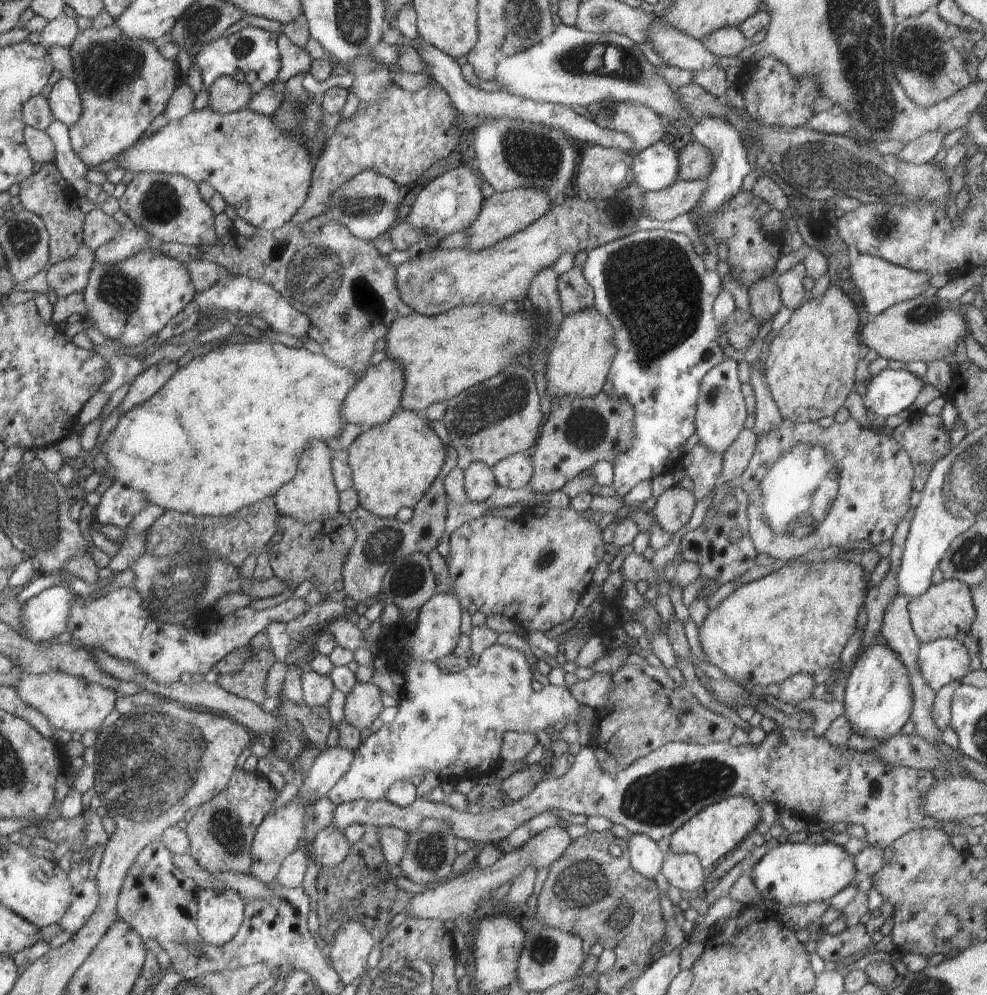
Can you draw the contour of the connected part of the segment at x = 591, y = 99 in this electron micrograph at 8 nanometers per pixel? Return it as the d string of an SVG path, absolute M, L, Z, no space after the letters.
M557 24L550 36L544 37L538 44L513 55L502 57L497 64L494 82L502 93L510 93L539 103L557 105L590 106L591 104L612 99L613 101L634 103L647 106L666 122L689 117L687 109L677 98L674 89L667 86L663 78L655 71L655 66L643 56L634 41L625 35L616 33L587 33L575 26Z

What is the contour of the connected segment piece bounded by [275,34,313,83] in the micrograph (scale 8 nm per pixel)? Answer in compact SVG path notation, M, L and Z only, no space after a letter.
M281 34L279 40L280 72L275 82L287 82L298 73L309 72L313 58L305 48L296 46L287 36Z

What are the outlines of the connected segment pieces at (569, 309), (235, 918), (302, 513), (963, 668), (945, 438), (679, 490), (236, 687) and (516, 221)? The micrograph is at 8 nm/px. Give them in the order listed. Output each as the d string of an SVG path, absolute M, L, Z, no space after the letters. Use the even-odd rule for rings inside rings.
M572 267L560 275L557 289L564 317L578 309L594 309L595 298L592 287L580 269Z
M234 889L196 891L198 905L196 926L201 937L212 946L221 947L237 934L245 909L243 896Z
M310 440L298 460L294 478L276 491L275 505L282 516L292 517L305 525L320 524L328 515L339 512L339 493L333 479L329 446L321 440Z
M948 637L921 644L917 663L924 682L935 693L949 684L960 685L971 670L968 649Z
M923 411L912 412L893 430L892 438L908 453L913 464L913 490L925 487L934 464L950 452L952 442L948 432L940 414L928 415Z
M674 484L662 492L650 512L662 529L674 534L690 520L696 503L692 491Z
M268 645L261 648L251 646L249 654L251 657L239 668L239 671L235 672L233 675L216 672L218 676L216 685L223 688L226 692L261 705L267 698L266 676L272 664L276 662L276 658L274 657L271 647Z
M516 187L503 193L495 192L491 197L483 199L478 218L467 230L470 234L470 240L464 248L477 251L478 249L493 247L498 241L520 232L523 228L544 216L551 210L552 204L549 194L541 188Z

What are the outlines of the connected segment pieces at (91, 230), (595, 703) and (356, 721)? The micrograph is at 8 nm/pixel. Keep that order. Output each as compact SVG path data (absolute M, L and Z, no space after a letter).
M93 209L85 214L82 223L83 244L95 251L107 240L110 240L120 229L127 226L118 224L114 218L100 209Z
M601 673L594 674L587 681L577 681L568 690L580 704L586 704L598 710L605 705L606 697L613 688L613 674Z
M368 681L356 683L350 694L345 698L345 718L349 725L355 726L359 731L370 728L372 722L379 717L384 706L382 705L381 690Z

